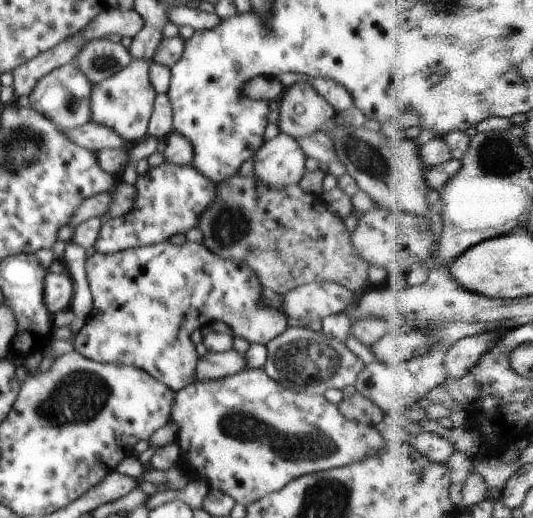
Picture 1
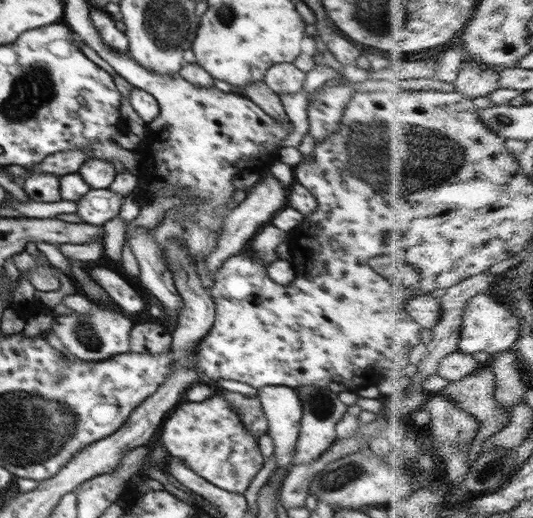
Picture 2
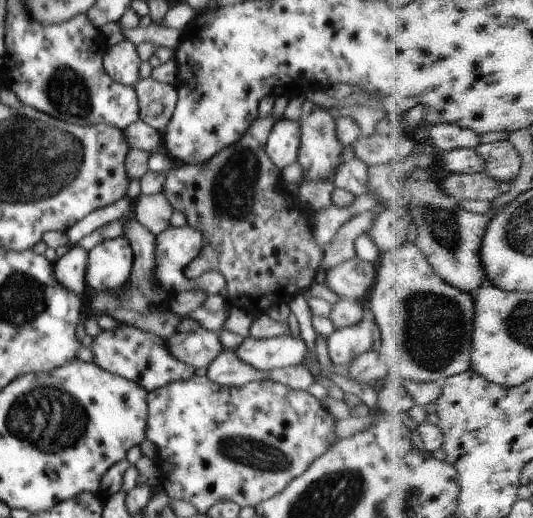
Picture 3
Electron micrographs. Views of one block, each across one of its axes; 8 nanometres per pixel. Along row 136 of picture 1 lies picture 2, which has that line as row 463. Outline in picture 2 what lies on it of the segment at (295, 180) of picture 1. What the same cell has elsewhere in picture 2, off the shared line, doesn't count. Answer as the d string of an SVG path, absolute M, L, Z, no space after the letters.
M266 385L257 390L265 417L267 433L274 444L276 469L293 464L297 438L300 434L303 406L297 391L289 386Z

